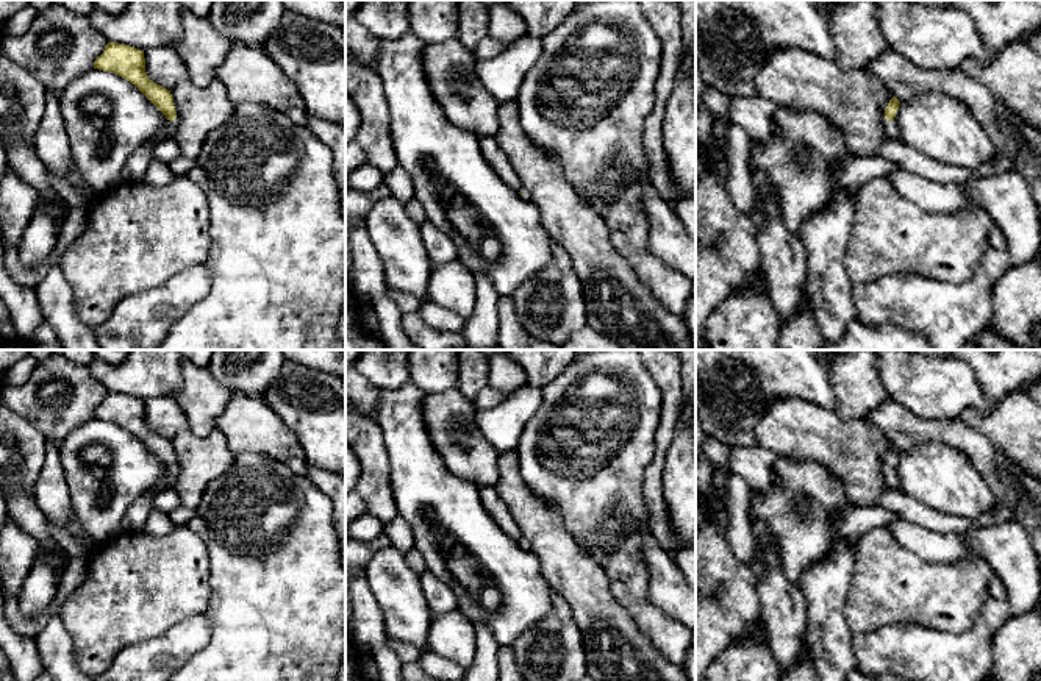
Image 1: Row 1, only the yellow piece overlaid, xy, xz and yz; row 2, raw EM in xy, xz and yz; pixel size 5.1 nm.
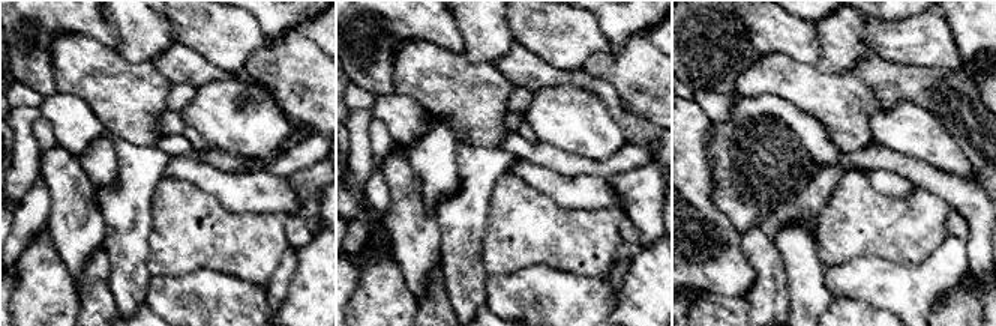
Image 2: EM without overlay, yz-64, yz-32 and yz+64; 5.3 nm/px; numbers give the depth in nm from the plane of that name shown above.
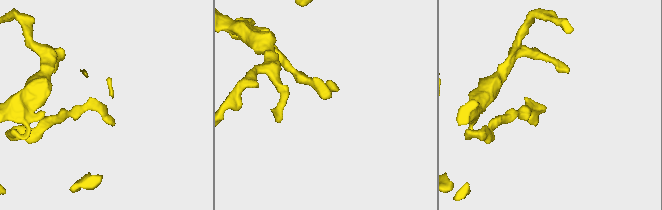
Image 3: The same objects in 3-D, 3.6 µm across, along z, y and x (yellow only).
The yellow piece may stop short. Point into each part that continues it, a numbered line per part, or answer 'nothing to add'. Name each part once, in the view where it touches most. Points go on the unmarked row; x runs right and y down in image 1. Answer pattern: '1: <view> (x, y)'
1: yz (893, 481)

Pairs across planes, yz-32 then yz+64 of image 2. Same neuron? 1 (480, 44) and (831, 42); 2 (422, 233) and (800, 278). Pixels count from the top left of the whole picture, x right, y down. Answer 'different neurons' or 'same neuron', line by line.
1: same neuron
2: different neurons

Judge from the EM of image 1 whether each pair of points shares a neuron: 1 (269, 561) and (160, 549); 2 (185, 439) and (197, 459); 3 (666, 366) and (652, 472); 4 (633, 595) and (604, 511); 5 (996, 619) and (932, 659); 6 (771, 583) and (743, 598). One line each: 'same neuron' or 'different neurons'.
1: different neurons
2: same neuron
3: same neuron
4: same neuron
5: same neuron
6: different neurons

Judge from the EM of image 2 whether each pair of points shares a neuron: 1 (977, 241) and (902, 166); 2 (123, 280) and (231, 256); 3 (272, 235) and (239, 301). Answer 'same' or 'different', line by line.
1: same
2: different
3: different

